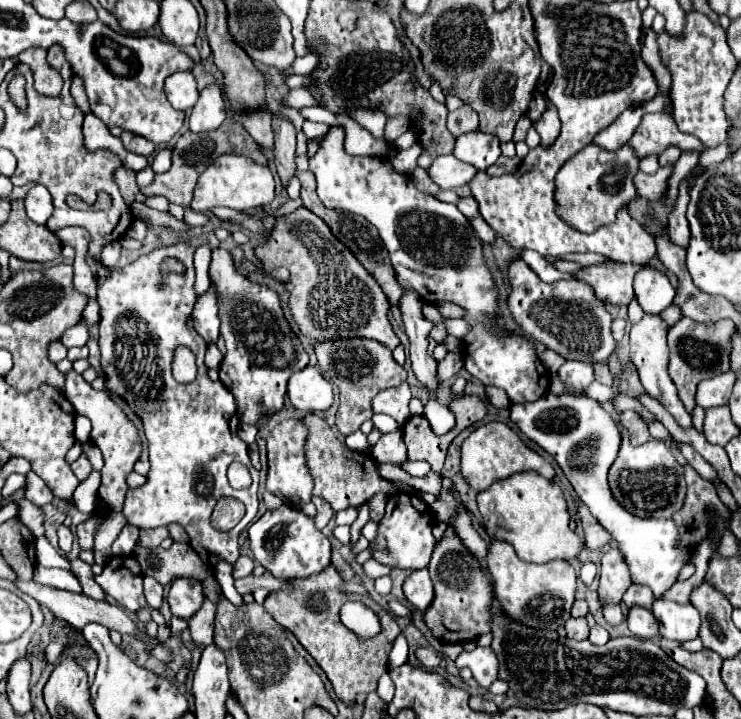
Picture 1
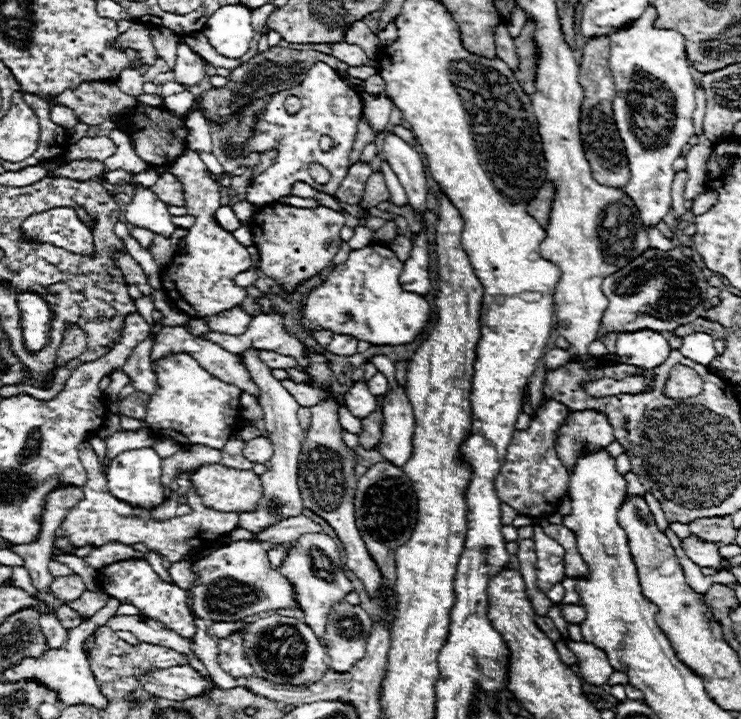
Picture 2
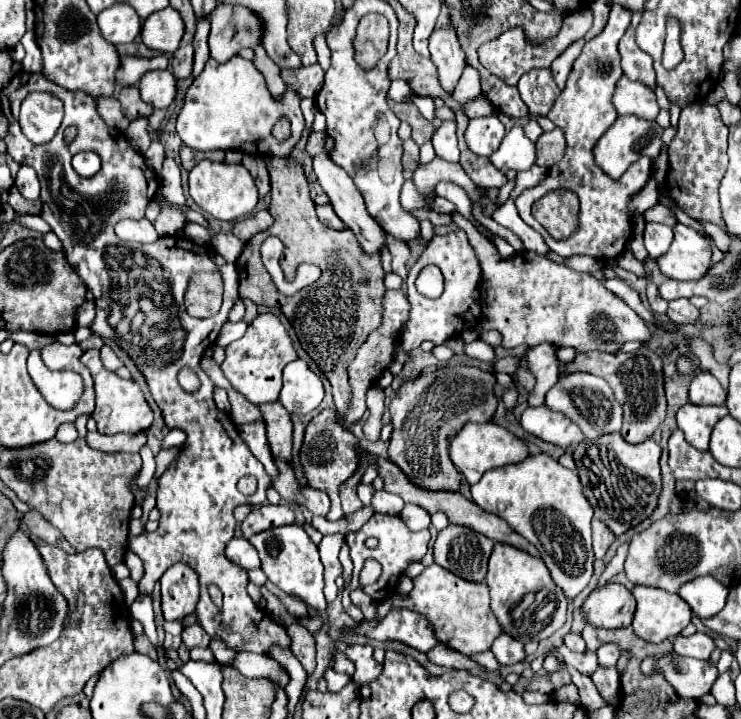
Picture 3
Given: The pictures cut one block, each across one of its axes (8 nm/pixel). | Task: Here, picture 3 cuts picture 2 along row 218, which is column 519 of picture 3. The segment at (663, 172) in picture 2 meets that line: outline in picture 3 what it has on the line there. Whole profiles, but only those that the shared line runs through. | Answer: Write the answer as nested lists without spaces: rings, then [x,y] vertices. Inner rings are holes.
[[[500,634],[500,636],[494,640],[494,644],[492,644],[490,650],[494,652],[496,660],[498,660],[502,666],[518,664],[518,662],[522,662],[522,660],[526,658],[526,654],[524,654],[524,644],[518,642],[518,640],[514,640],[514,638],[508,636],[508,634]]]

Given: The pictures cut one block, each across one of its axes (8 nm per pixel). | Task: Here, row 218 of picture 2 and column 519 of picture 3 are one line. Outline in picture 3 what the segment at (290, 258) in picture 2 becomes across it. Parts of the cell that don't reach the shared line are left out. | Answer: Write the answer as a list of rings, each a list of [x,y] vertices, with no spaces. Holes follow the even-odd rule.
[[[454,212],[452,218],[454,224],[468,234],[482,266],[480,304],[486,304],[486,310],[482,308],[476,332],[498,330],[502,334],[504,348],[520,344],[532,348],[548,342],[558,348],[574,348],[576,354],[592,350],[616,352],[628,340],[646,342],[650,338],[650,330],[644,320],[622,298],[608,292],[592,274],[570,270],[528,250],[520,250],[504,260],[496,252],[496,246],[488,242],[472,222],[458,212]]]

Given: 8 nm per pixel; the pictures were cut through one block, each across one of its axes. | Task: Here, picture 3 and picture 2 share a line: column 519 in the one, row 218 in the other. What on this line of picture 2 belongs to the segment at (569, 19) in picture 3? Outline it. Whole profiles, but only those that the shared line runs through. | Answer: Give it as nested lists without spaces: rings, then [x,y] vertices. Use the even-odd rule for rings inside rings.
[[[50,208],[40,214],[32,214],[24,222],[24,232],[40,242],[48,242],[72,252],[92,254],[92,232],[78,218],[74,208]]]

